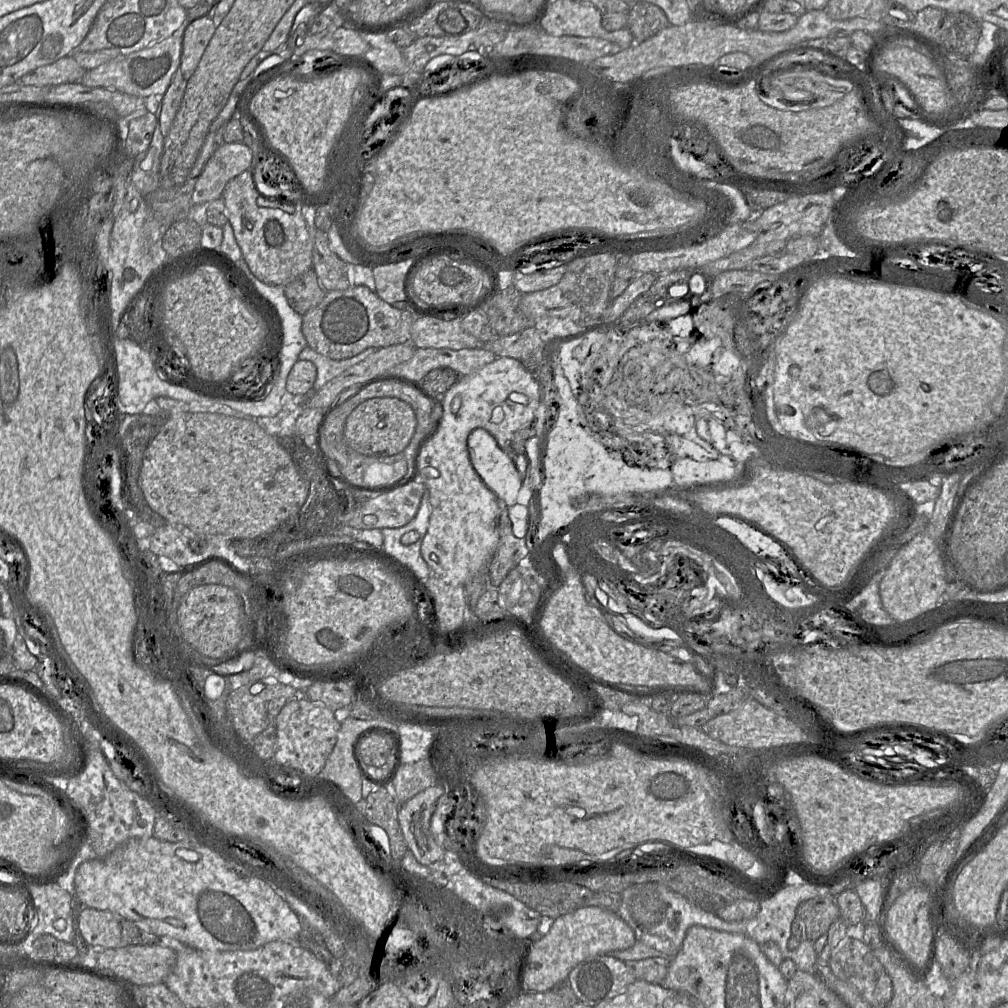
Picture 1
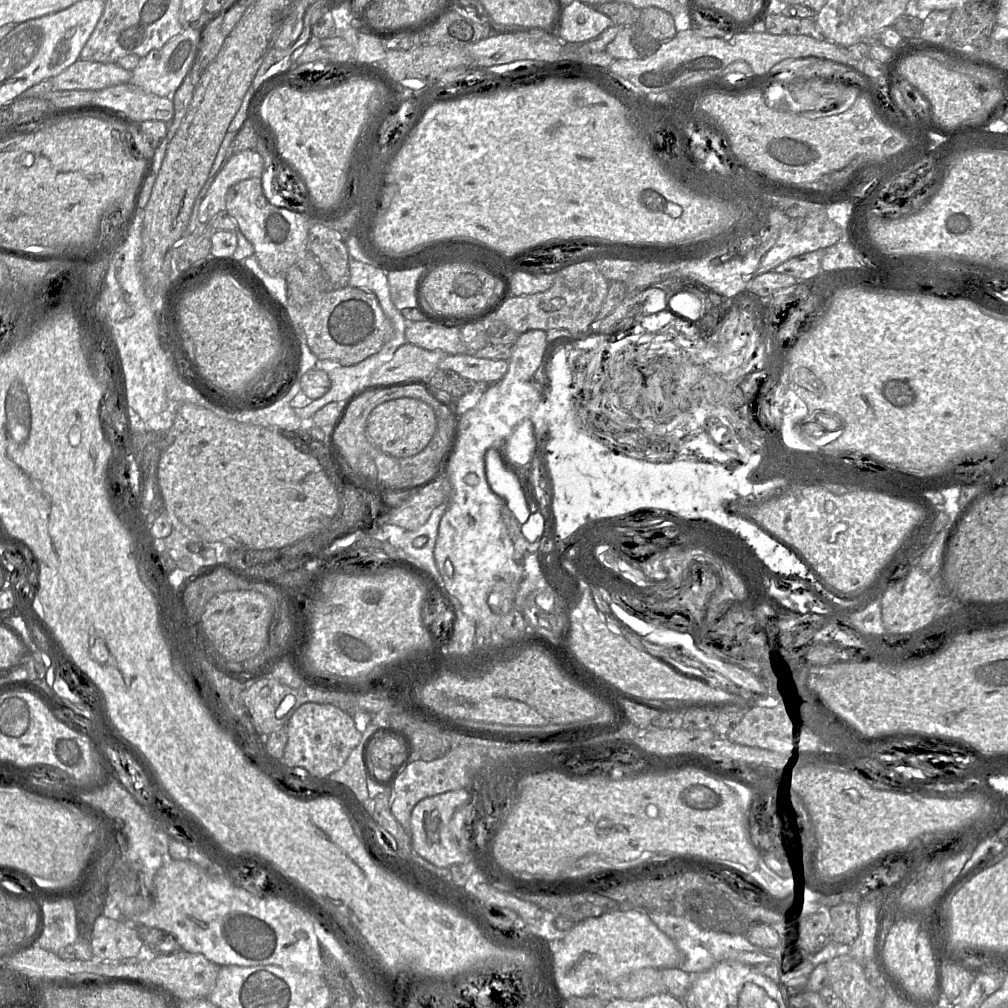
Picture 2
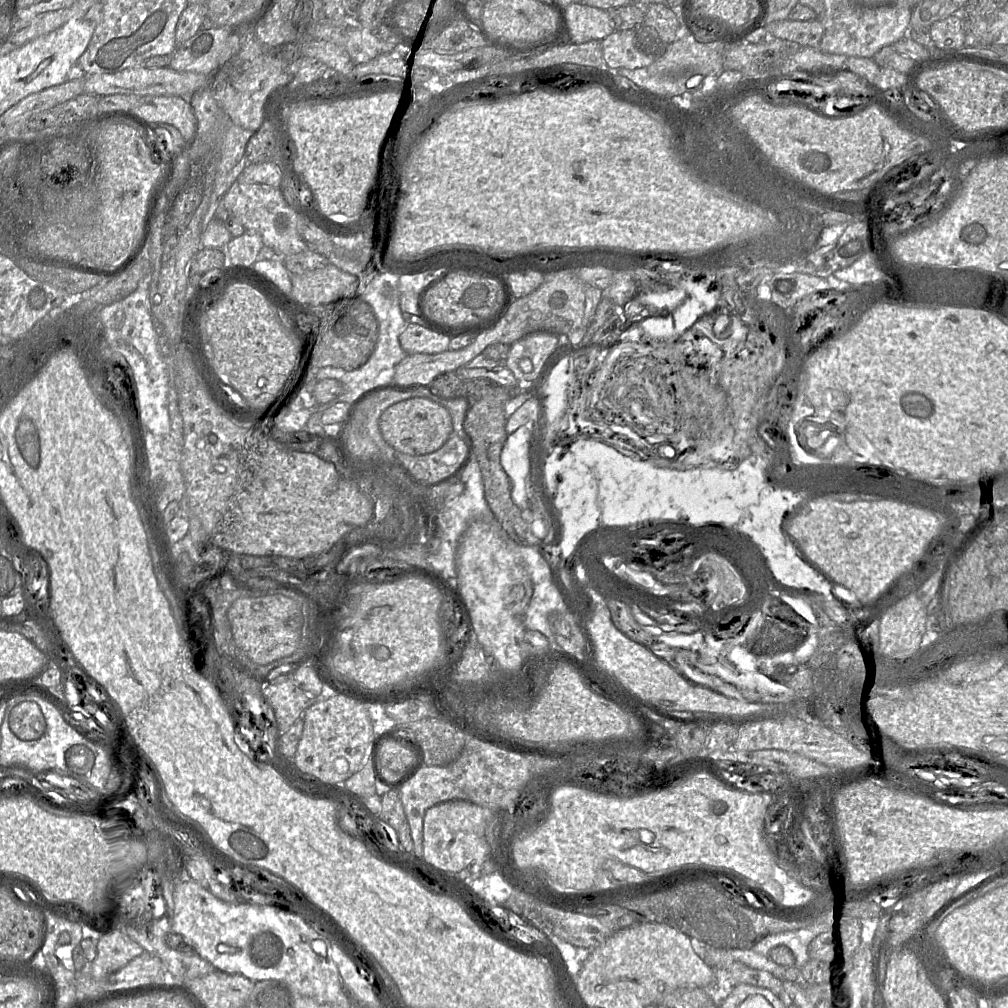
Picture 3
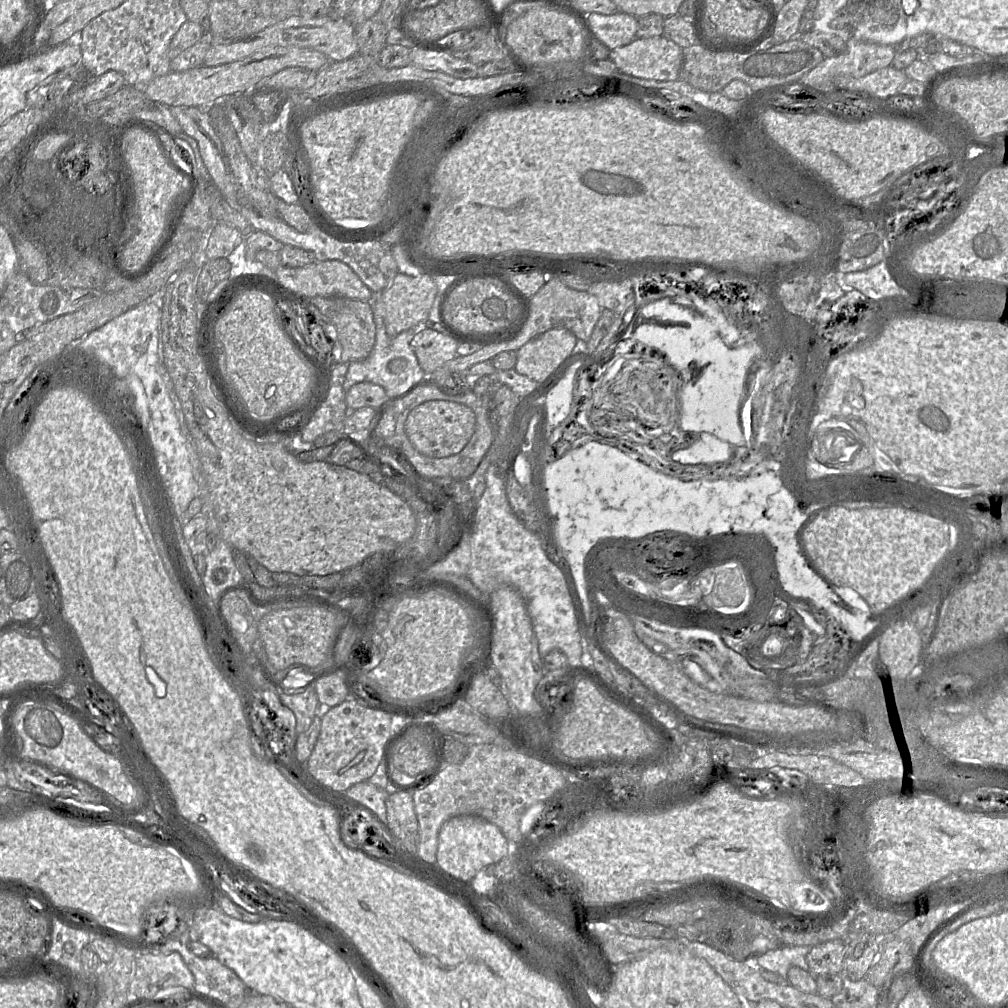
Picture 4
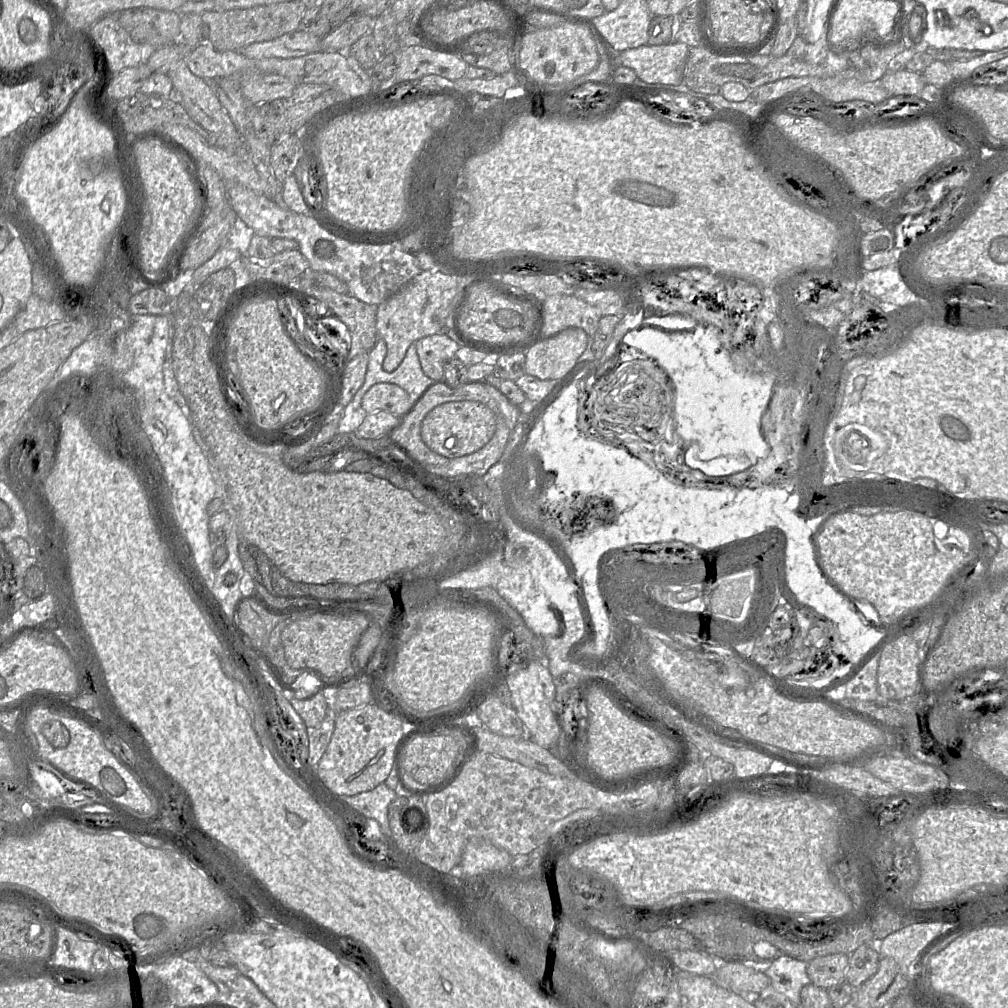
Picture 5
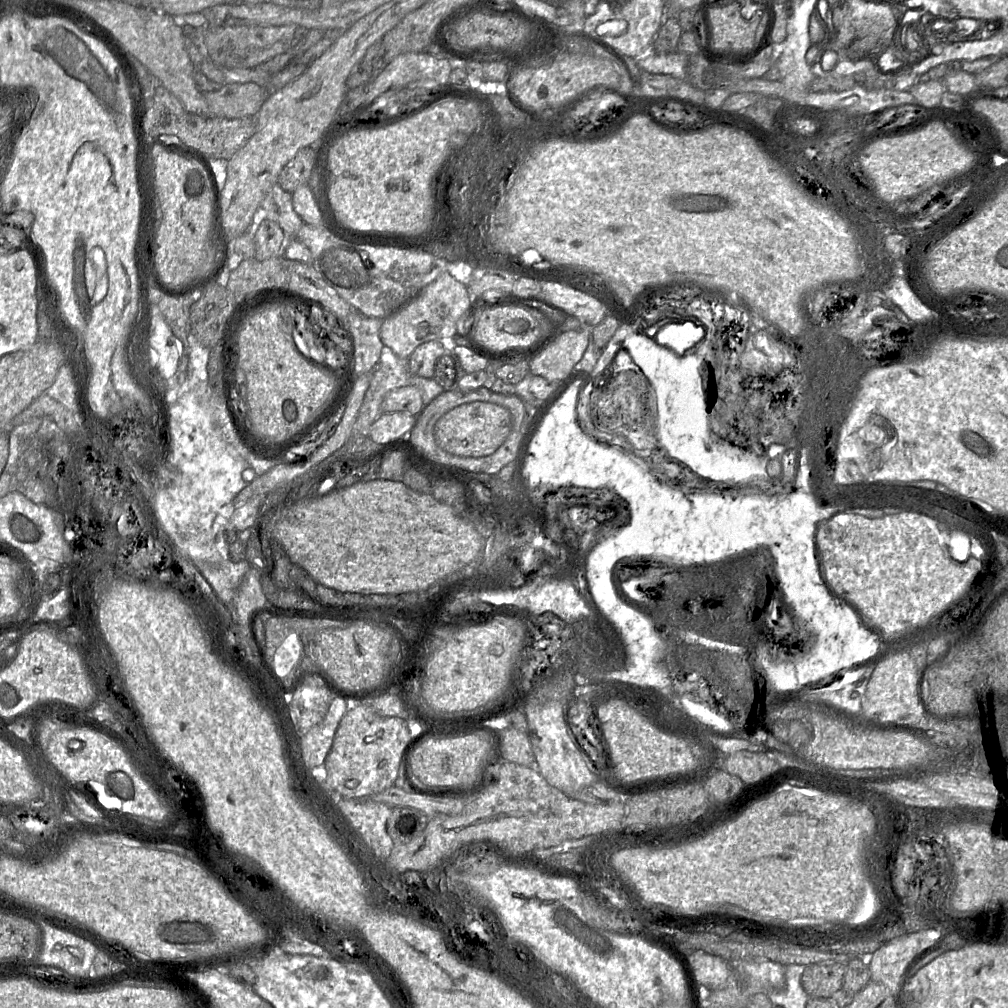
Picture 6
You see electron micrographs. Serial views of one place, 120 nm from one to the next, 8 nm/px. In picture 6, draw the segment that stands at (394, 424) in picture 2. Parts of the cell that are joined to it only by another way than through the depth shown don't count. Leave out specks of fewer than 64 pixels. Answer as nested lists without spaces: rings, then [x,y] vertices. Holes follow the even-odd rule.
[[[474,401],[461,404],[441,416],[434,426],[434,438],[444,451],[461,457],[482,457],[494,453],[512,429],[510,411],[498,404]]]

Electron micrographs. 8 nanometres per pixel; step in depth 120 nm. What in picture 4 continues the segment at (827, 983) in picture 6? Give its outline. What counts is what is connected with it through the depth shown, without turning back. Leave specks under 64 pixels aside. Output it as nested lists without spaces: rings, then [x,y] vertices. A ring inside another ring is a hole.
[[[830,940],[809,949],[807,963],[813,977],[822,974],[839,974],[843,968],[844,942]]]

